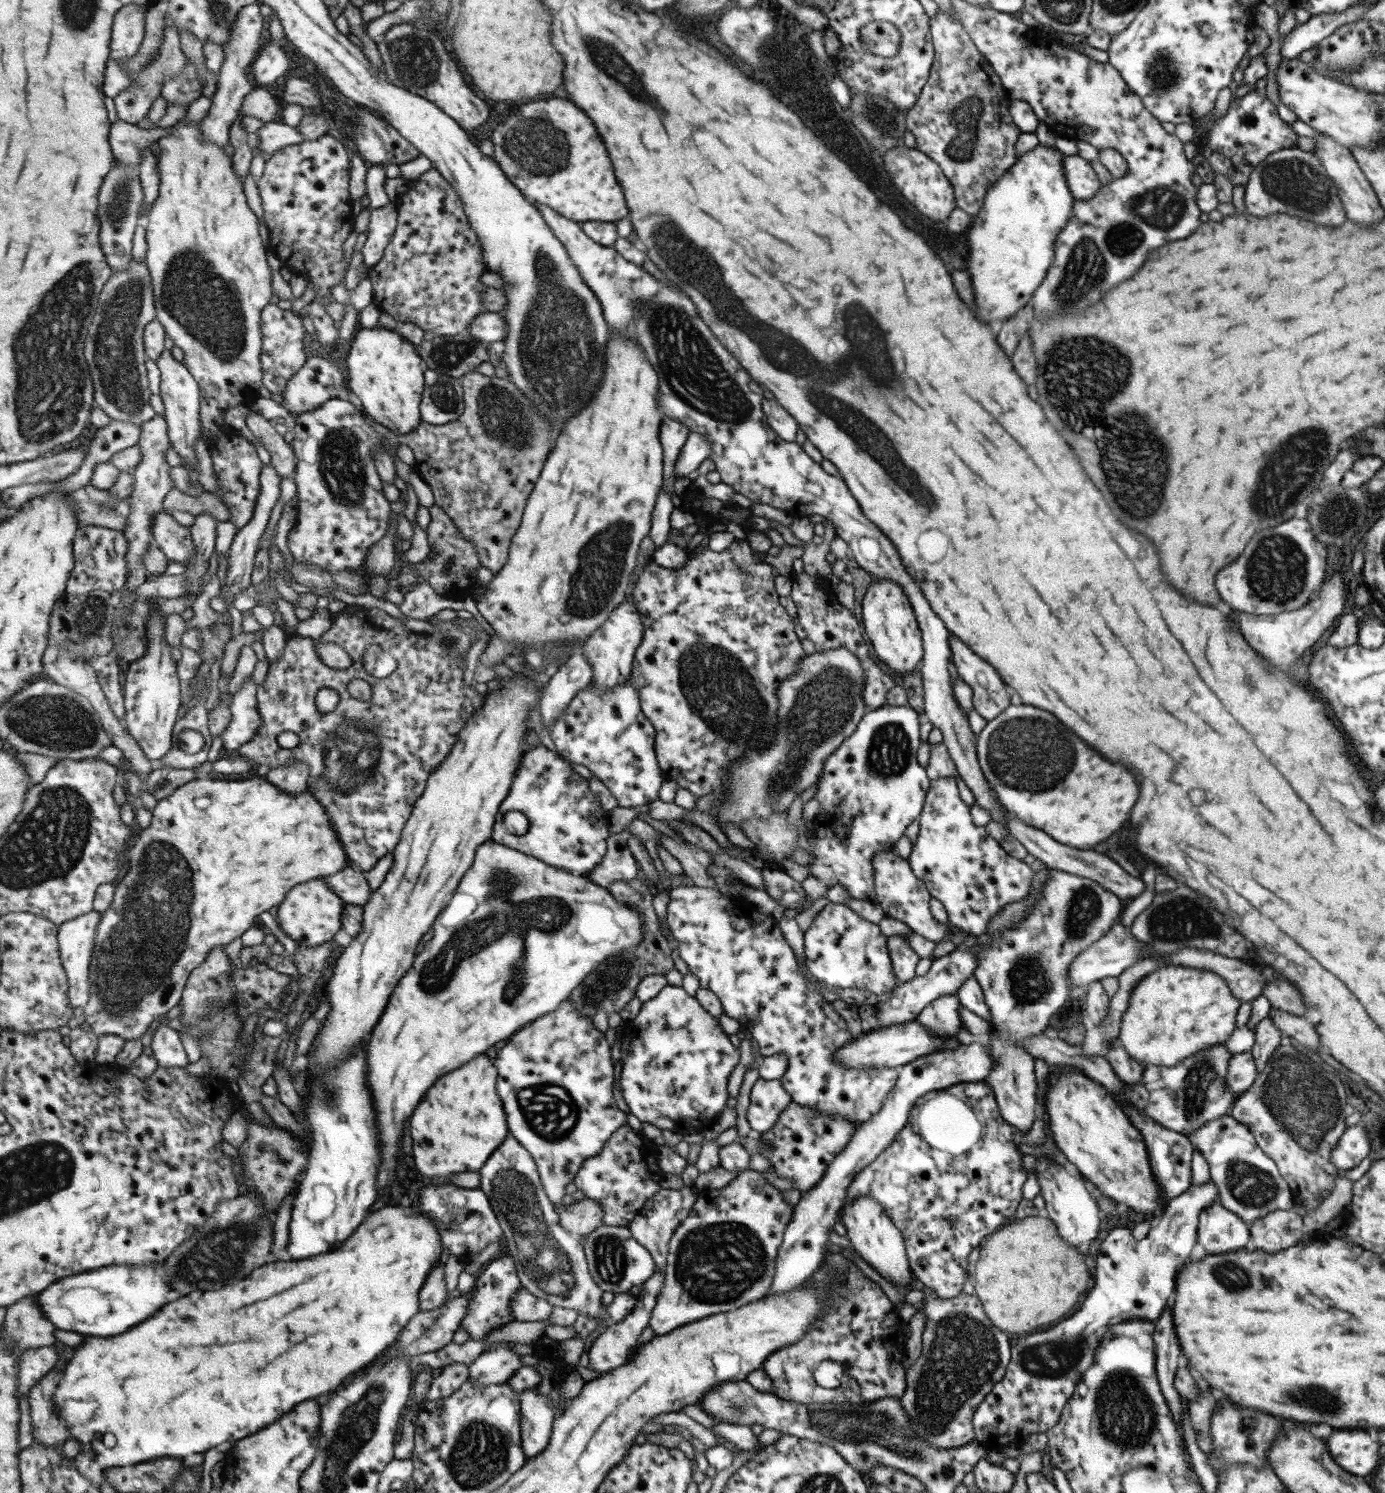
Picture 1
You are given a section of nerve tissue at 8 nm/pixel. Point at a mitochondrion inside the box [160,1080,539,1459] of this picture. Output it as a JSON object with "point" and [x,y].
{"point":[223,1254]}

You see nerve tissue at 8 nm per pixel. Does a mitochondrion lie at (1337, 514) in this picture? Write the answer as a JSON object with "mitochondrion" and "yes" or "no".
{"mitochondrion":"yes"}

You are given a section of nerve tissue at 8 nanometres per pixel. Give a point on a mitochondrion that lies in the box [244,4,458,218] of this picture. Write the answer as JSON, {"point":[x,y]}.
{"point":[415,60]}

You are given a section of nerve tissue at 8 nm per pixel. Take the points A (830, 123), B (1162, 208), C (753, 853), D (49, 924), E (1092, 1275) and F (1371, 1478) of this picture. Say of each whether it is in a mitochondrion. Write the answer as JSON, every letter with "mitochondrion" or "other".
{"A":"mitochondrion","B":"mitochondrion","C":"other","D":"other","E":"other","F":"other"}

